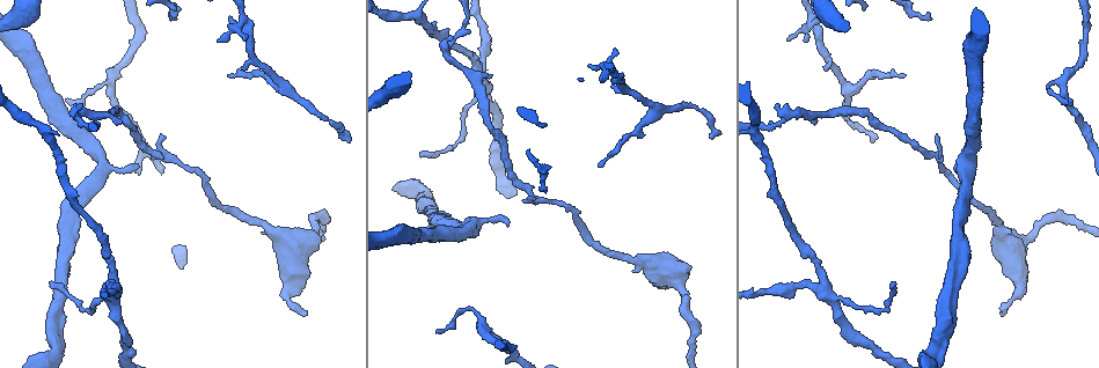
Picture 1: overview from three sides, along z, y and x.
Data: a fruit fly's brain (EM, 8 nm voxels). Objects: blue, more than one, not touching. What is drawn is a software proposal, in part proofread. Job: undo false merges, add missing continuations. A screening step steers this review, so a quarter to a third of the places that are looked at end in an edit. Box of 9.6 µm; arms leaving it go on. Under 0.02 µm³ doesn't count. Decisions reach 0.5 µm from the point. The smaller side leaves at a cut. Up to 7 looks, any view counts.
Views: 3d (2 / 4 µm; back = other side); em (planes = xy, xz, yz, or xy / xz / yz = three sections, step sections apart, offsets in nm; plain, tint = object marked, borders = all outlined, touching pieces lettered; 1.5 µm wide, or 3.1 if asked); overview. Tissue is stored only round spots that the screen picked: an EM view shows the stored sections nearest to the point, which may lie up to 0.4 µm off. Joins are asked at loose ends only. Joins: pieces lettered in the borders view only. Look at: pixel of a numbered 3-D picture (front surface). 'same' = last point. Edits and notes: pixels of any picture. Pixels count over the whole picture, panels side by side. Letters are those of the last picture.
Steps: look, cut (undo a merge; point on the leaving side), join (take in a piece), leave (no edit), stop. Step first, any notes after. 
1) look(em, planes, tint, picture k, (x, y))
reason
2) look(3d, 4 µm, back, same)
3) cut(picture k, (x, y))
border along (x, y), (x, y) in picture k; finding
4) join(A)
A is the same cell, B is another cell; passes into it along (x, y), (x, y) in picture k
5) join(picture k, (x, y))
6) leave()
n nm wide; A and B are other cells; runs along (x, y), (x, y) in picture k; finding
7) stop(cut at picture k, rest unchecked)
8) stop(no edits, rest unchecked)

look(3d, 4 µm, picture 1, (135, 168))
tapers out

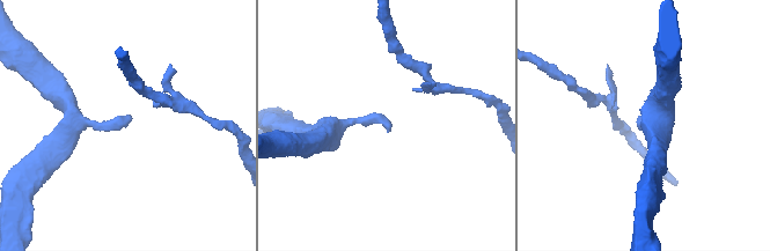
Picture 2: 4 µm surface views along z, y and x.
look(em, planes, borders, picture 2, (126, 120))

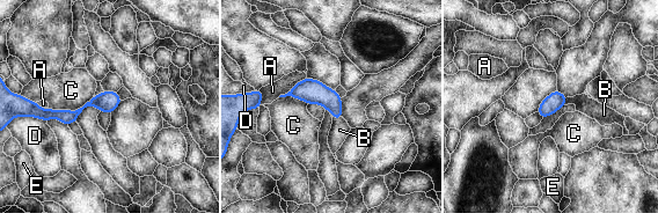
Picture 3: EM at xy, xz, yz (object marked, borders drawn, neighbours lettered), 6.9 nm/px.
join(B)
B is the same cell, A, C, D and E are other cells; passes into it along (312, 92), (335, 119), (340, 130) in picture 3; it goes on there

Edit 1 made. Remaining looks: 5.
look(em, planes, borders, picture 1, (903, 76))
an open end

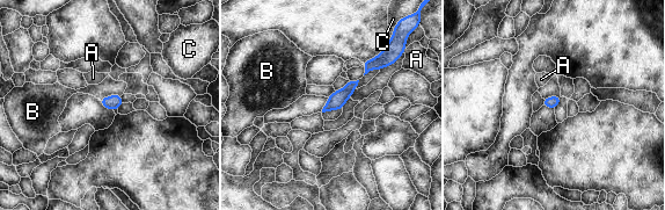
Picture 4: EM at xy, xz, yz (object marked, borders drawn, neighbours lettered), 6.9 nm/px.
leave()
80 nm wide; A, B and C are other cells; border along (121, 94), (103, 96), (100, 100) in picture 4; no lettered piece goes on from it

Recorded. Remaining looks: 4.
look(3d, 2 µm, picture 1, (246, 40))
thin end

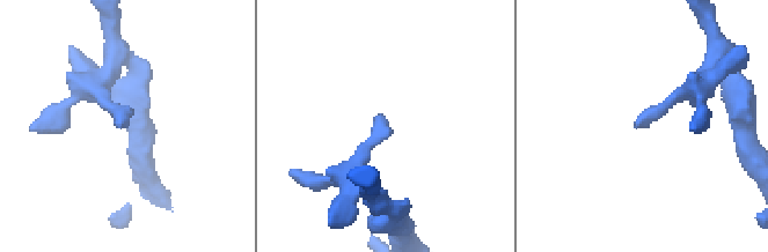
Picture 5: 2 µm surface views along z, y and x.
look(em, xz, step 8, tint, picture 5, (122, 121))

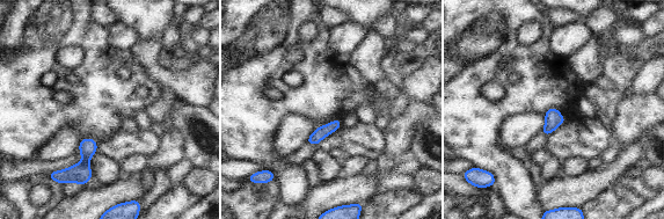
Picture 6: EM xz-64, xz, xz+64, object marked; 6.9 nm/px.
look(em, planes, borders, same)

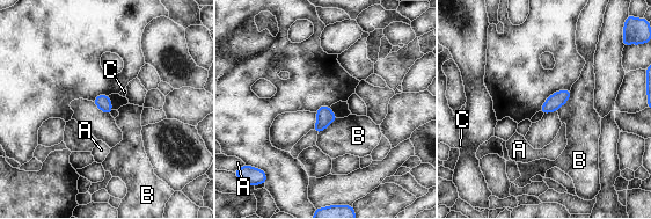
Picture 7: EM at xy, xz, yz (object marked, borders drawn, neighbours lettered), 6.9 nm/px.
leave()
A, B and C are other cells; border along (571, 89), (570, 97), (557, 111) in picture 7; no lettered piece goes on from it

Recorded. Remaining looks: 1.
stop(join at picture 3, rest unchecked)

